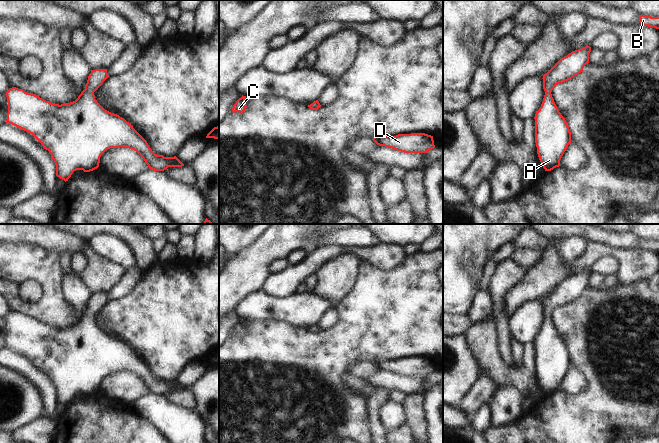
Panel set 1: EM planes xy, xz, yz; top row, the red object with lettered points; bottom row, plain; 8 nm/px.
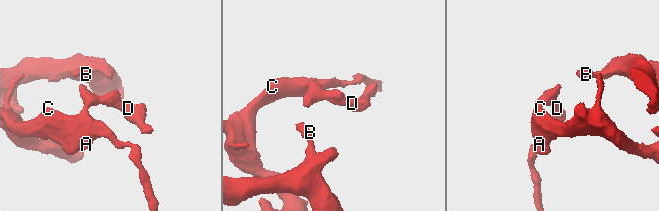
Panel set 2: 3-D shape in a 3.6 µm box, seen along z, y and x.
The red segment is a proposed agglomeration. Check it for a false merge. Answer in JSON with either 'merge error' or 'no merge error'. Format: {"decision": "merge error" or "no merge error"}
{"decision": "no merge error"}

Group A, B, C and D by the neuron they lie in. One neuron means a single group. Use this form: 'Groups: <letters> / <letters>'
Groups: A B C D.

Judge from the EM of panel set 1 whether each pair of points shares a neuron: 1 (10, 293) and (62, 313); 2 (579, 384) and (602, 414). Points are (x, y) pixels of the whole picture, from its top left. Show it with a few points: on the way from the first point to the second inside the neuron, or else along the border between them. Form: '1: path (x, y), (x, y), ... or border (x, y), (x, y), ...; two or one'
1: path (23, 306), (28, 309), (49, 310); one
2: border (588, 381), (587, 387), (579, 392), (561, 390); two

